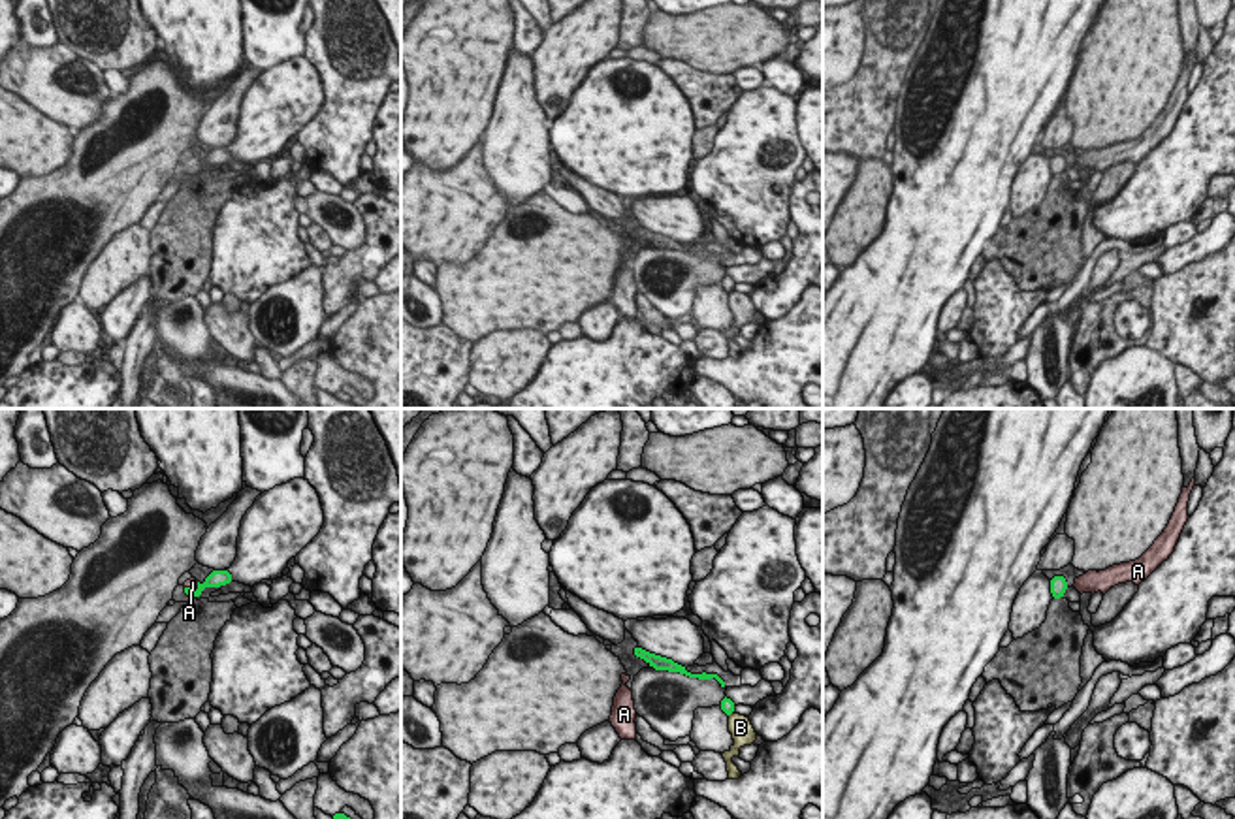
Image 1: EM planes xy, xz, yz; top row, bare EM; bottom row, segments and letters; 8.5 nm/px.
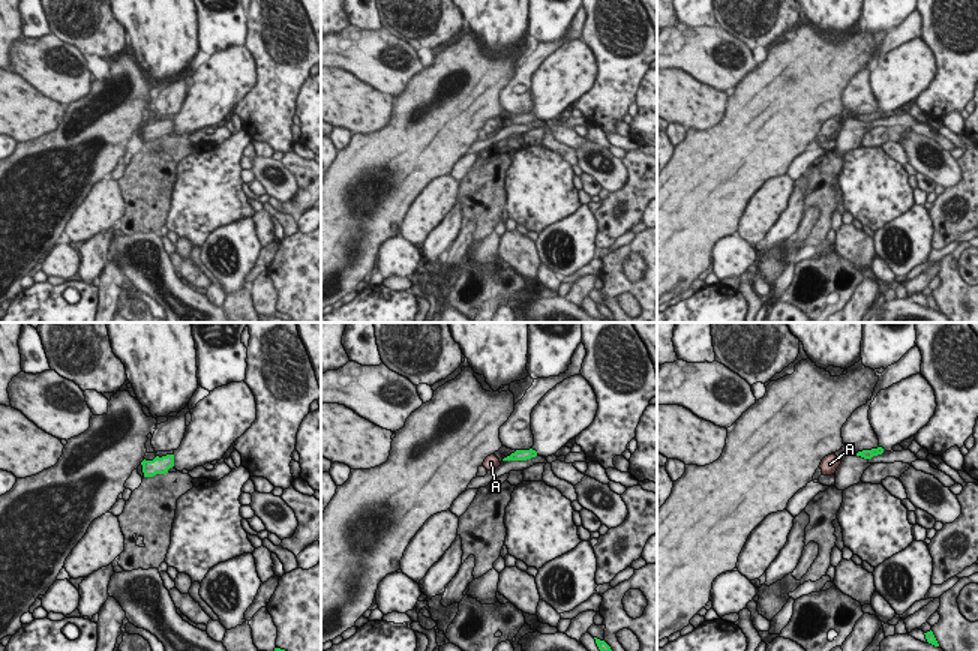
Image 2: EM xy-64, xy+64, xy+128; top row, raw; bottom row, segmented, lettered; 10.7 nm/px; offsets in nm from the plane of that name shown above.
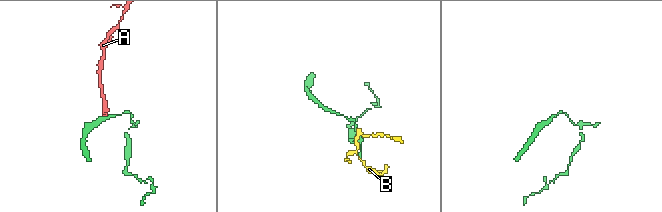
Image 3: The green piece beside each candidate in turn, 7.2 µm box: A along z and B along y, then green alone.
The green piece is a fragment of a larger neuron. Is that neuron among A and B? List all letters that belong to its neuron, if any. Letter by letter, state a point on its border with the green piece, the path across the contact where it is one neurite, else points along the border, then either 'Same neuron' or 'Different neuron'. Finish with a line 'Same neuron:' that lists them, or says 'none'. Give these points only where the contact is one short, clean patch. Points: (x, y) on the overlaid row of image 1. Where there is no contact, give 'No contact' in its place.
A: Touches green at xy (192, 590). Path across: xy (217, 578), (192, 590), (192, 582). Same neuron
B: Touches green at xz (731, 712). Boundary: xz (733, 710), (729, 716). Different neuron
Same neuron: A

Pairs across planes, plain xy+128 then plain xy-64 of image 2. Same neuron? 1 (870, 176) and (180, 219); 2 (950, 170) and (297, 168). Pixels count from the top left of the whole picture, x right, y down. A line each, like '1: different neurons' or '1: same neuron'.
1: same neuron
2: different neurons

